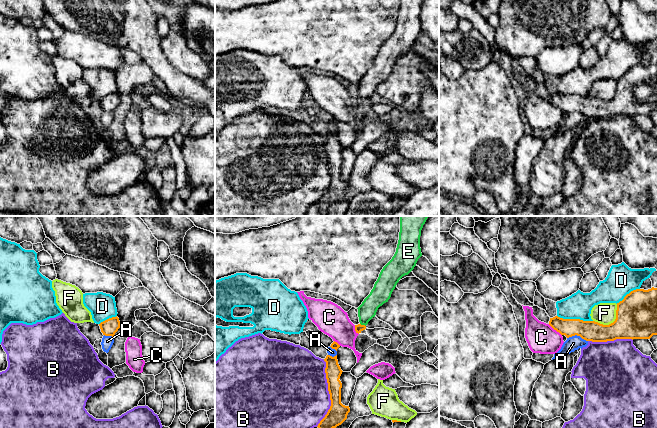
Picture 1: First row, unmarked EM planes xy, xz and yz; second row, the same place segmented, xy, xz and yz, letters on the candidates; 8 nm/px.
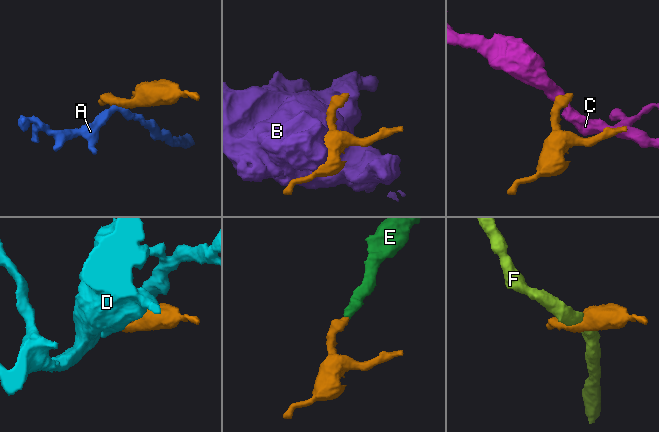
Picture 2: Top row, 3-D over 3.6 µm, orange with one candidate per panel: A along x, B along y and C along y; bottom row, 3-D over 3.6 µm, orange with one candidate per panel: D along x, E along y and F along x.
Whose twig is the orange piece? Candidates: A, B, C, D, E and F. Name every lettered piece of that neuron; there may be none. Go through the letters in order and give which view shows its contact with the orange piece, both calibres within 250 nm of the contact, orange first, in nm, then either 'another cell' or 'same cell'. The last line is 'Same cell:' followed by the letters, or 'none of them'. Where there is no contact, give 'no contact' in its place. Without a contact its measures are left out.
A: yz | 160/120 nm | another cell
B: xz | 160/480 nm | another cell
C: yz | 150/240 nm | another cell
D: yz | 160/200 nm | another cell
E: xz | 60/150 nm | same cell
F: yz | 340/180 nm | another cell
Same cell: E

